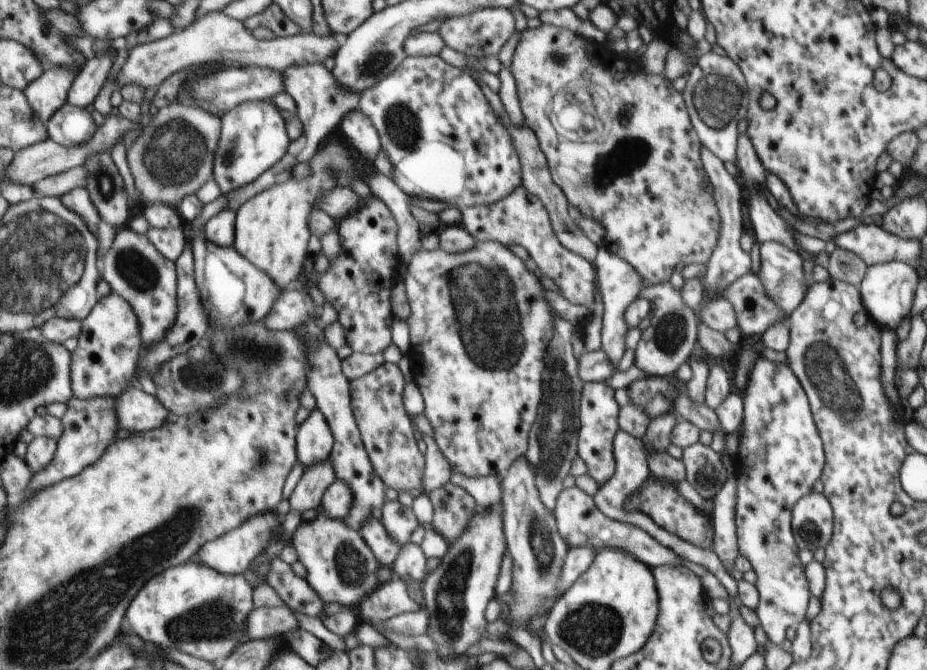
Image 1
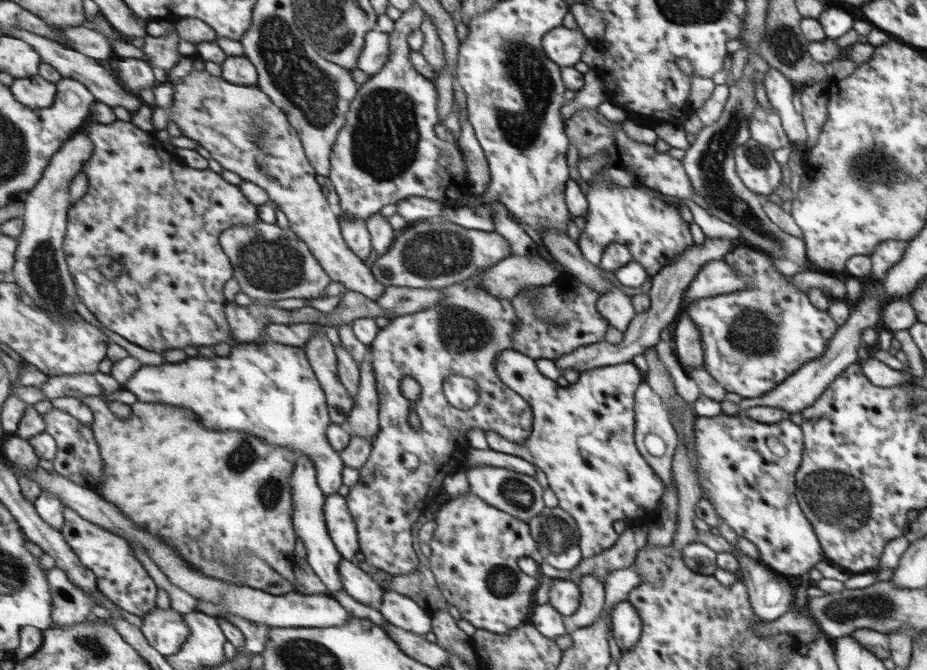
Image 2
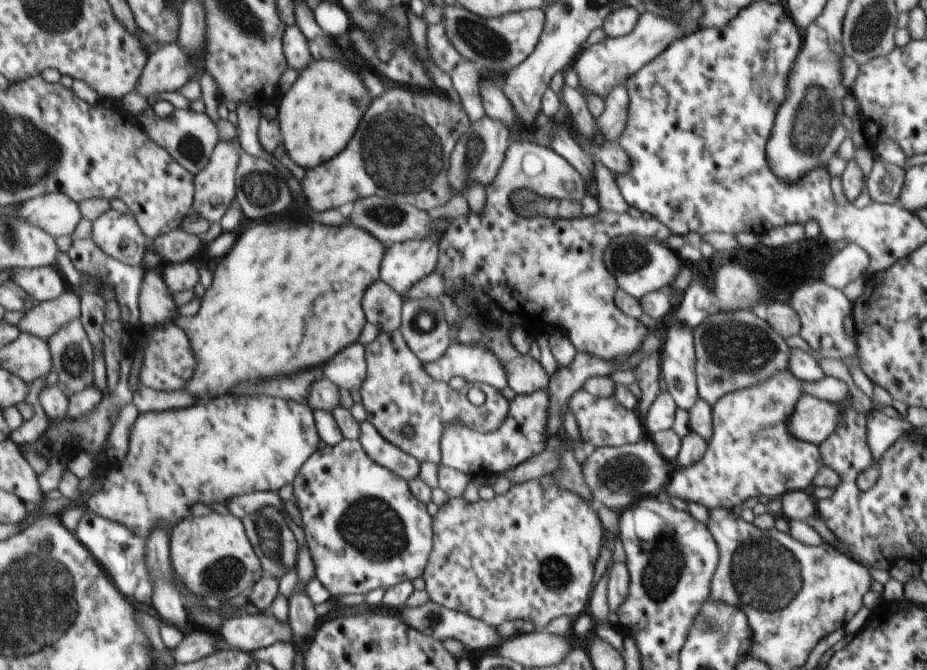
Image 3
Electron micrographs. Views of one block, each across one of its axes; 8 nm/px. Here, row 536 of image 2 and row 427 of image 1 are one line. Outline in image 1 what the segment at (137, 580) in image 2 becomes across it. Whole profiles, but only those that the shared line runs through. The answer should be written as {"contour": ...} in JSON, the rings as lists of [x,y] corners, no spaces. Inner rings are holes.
{"contour":[[[78,397],[69,402],[69,409],[64,418],[65,433],[59,440],[57,455],[47,469],[36,473],[30,486],[31,493],[50,488],[70,477],[77,477],[89,466],[95,465],[106,451],[116,442],[121,422],[118,410],[120,397],[96,397],[84,400]]]}

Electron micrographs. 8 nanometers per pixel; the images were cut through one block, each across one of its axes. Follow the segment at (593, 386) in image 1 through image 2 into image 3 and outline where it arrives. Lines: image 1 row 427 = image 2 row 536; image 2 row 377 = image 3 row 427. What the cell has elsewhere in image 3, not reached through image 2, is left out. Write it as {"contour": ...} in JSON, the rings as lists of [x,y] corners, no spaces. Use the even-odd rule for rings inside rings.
{"contour":[[[582,387],[569,398],[568,406],[576,412],[577,425],[583,442],[591,444],[594,448],[629,445],[643,438],[640,415],[626,410],[614,397],[594,396]],[[538,390],[528,395],[516,395],[509,402],[509,417],[504,424],[491,433],[466,428],[462,422],[454,420],[441,438],[440,464],[455,468],[468,476],[504,474],[506,470],[524,464],[529,458],[542,454],[545,442],[550,440],[546,434],[546,422],[550,418],[550,394],[548,390]]]}

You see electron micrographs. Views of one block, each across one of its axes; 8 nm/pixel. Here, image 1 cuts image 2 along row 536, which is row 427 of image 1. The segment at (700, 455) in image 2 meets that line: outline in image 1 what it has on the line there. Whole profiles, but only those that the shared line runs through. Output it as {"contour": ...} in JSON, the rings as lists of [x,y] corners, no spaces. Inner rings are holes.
{"contour":[[[757,357],[742,396],[743,421],[738,428],[741,434],[740,444],[736,456],[731,460],[736,476],[735,524],[739,559],[748,561],[757,574],[755,585],[760,591],[760,604],[755,612],[771,643],[780,645],[787,638],[786,630],[804,620],[810,600],[809,582],[806,582],[804,568],[798,558],[798,545],[792,532],[791,514],[796,502],[806,496],[812,490],[814,482],[822,476],[825,450],[819,428],[814,422],[810,398],[788,365],[776,364],[764,357]]]}

